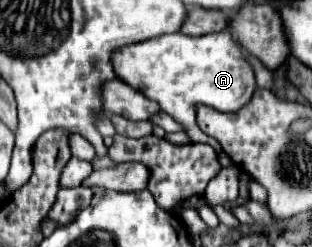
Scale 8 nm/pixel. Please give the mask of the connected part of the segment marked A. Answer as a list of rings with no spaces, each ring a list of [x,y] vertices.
[[[228,31],[202,37],[188,37],[182,33],[160,35],[148,39],[148,43],[134,43],[114,51],[112,65],[118,79],[160,103],[160,109],[184,127],[184,133],[192,142],[208,144],[218,153],[222,151],[218,141],[204,134],[197,125],[194,105],[202,103],[222,113],[238,111],[250,101],[252,91],[256,89],[254,71],[244,61],[238,43],[232,41]]]

